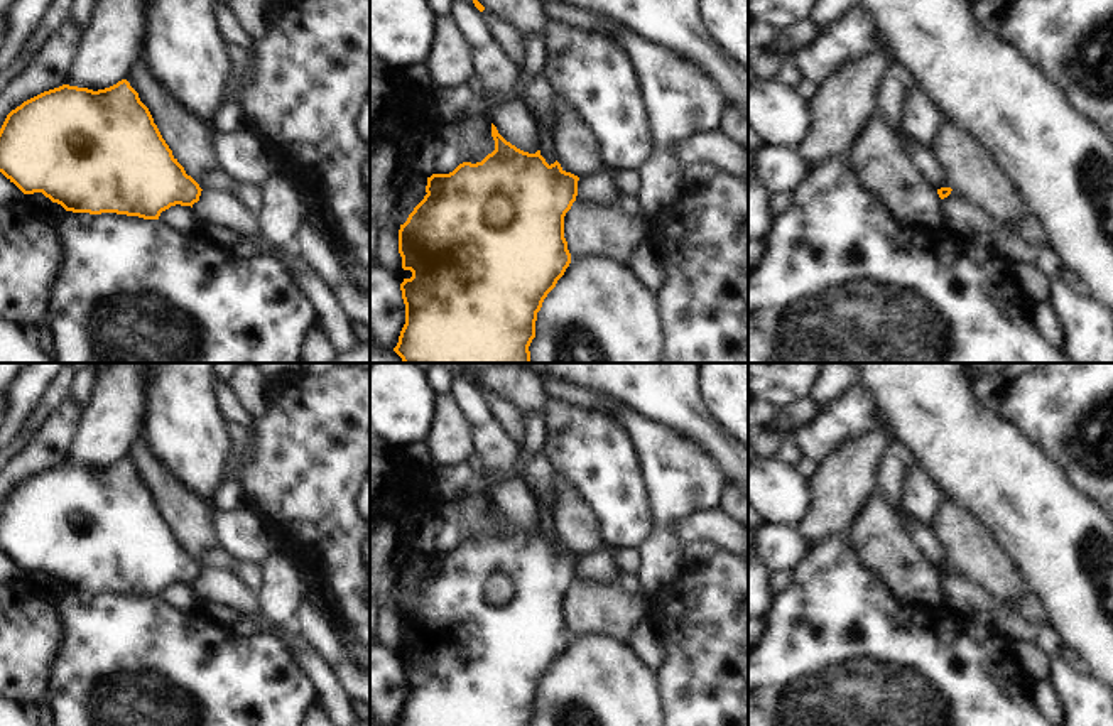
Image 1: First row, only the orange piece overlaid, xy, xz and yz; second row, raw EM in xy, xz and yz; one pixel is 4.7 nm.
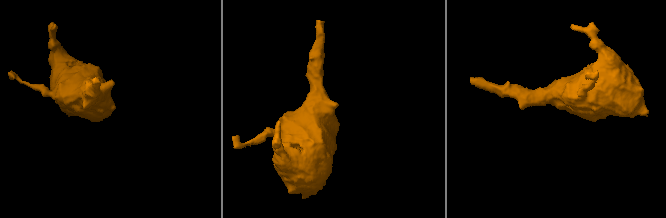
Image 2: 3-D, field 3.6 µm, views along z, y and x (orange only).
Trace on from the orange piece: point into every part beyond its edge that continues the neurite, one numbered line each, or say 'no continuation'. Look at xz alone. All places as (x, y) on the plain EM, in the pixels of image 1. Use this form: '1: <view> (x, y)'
no continuation.

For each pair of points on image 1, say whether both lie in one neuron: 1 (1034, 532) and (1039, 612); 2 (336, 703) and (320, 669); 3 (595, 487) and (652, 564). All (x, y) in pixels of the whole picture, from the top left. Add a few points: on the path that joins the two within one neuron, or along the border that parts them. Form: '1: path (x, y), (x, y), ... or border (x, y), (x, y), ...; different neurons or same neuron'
1: border (1029, 591), (1044, 606), (1047, 617); different neurons
2: path (330, 694), (321, 677); same neuron
3: border (649, 505), (651, 532), (635, 547); different neurons

